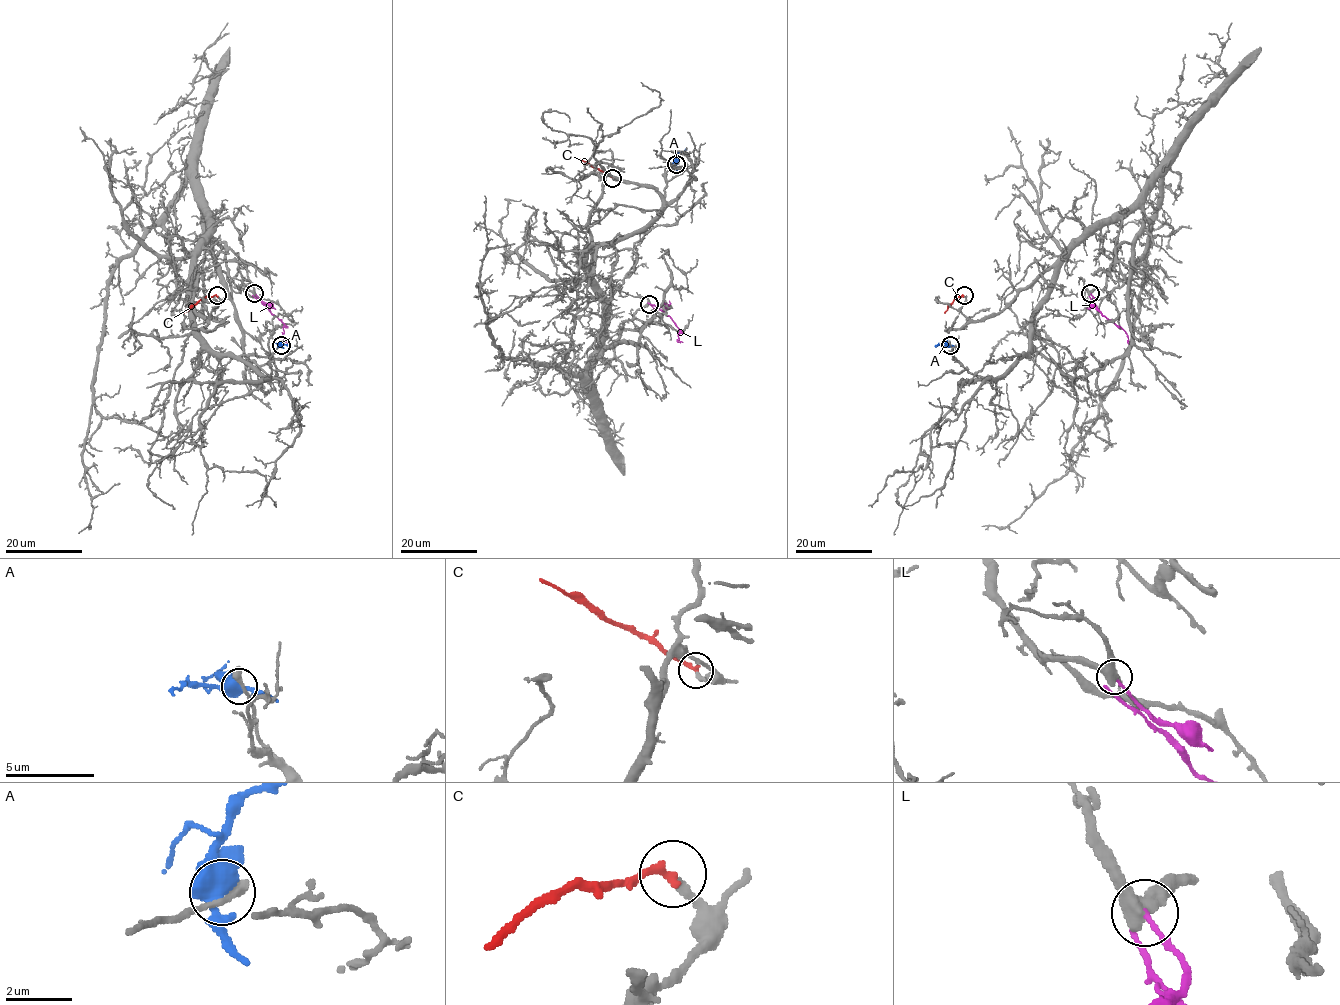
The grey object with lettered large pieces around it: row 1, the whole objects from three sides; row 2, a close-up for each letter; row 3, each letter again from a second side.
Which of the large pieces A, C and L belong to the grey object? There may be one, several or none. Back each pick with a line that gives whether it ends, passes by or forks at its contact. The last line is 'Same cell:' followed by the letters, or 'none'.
C: it ends there
Same cell: C

